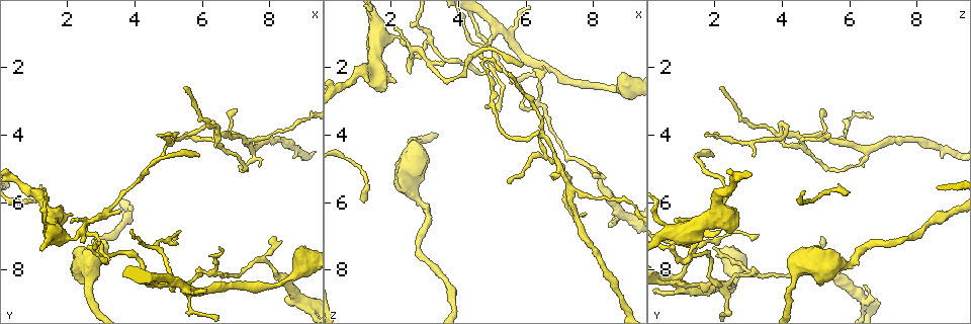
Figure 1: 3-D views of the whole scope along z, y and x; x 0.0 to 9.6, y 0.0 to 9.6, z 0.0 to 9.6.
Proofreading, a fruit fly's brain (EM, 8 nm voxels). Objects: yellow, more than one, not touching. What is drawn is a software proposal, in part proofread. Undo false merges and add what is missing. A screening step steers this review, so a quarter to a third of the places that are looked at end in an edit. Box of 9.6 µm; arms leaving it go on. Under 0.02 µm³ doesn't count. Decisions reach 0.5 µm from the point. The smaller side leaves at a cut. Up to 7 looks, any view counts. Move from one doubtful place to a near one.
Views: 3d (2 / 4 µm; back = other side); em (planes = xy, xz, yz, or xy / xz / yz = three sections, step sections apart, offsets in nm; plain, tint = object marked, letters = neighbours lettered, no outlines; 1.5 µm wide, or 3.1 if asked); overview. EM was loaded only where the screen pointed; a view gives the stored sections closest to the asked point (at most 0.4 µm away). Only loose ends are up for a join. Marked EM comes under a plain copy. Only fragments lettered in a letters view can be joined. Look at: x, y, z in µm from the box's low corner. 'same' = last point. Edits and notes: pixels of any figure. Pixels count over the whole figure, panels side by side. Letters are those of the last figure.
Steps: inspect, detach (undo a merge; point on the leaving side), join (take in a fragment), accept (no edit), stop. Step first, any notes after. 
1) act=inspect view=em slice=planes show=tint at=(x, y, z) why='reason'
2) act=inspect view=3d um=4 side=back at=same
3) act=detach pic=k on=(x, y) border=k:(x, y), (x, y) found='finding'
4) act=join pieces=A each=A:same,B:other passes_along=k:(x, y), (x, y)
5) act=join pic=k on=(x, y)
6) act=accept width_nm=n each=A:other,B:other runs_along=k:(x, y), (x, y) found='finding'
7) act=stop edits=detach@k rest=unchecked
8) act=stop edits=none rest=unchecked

act=inspect view=3d um=2 side=back at=(6.50, 7.30, 2.00)

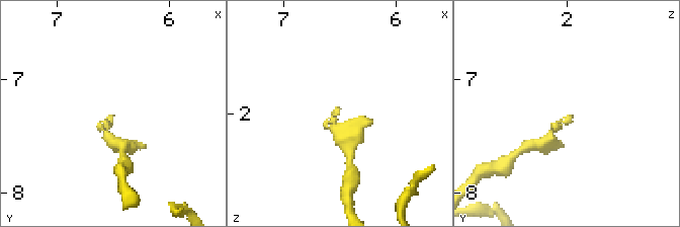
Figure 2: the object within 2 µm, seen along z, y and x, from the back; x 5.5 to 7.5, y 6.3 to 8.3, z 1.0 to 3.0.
act=inspect view=em slice=planes show=letters at=(6.48, 7.32, 1.98)

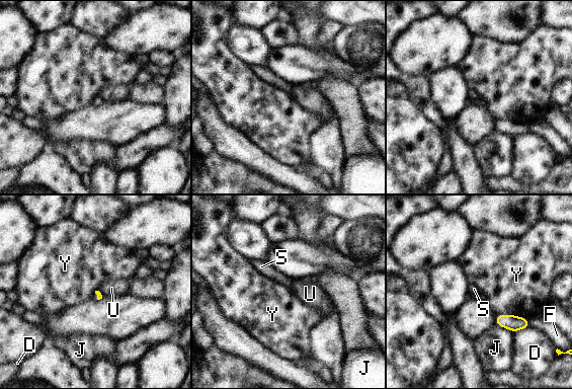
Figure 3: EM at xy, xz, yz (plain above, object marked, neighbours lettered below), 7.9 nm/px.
act=accept each=D:other,F:other,J:other,S:other,U:other,Y:other border=3:(497, 314), (514, 314), (526, 319) found='none of them fits'

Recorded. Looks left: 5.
act=inspect view=3d um=2 at=(5.55, 2.50, 2.25) why='thin end'

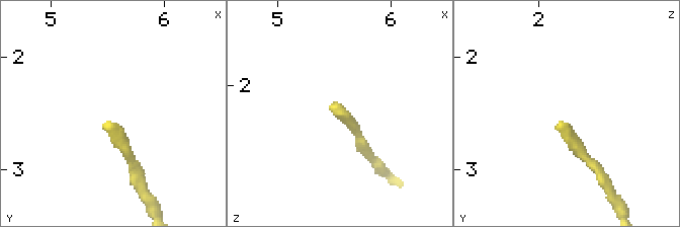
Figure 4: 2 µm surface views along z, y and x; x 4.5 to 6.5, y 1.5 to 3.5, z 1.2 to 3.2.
act=inspect view=em slice=yz step=4 show=letters at=(5.50, 2.58, 2.18) why='shape alone is not enough'

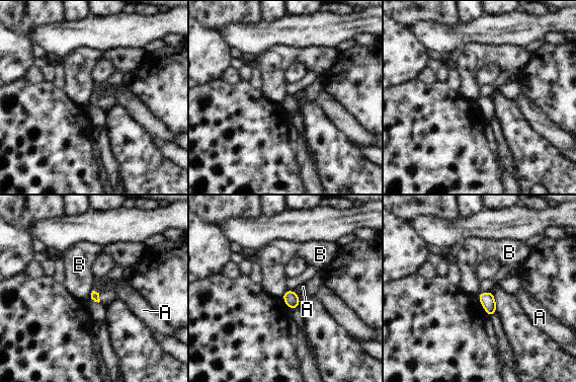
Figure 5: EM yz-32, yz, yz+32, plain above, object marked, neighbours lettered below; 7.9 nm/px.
act=accept each=A:other,B:other border=5:(92, 290), (87, 299) found='no lettered fragment goes on from it'

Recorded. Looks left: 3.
act=inspect view=em slice=planes show=letters at=(5.20, 8.40, 2.05) why='side arm on a straight run'

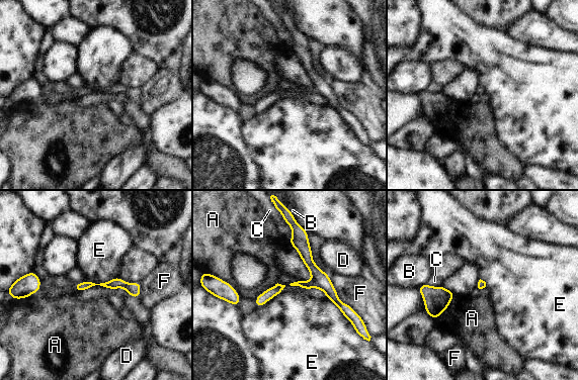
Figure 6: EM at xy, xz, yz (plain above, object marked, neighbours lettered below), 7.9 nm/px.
act=detach pic=6 on=(303, 284) each=A:other,B:other,C:other,D:other,E:other,F:other found='two neurons meet here'

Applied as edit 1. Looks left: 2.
act=stop edits=detach@6 rest=unchecked

